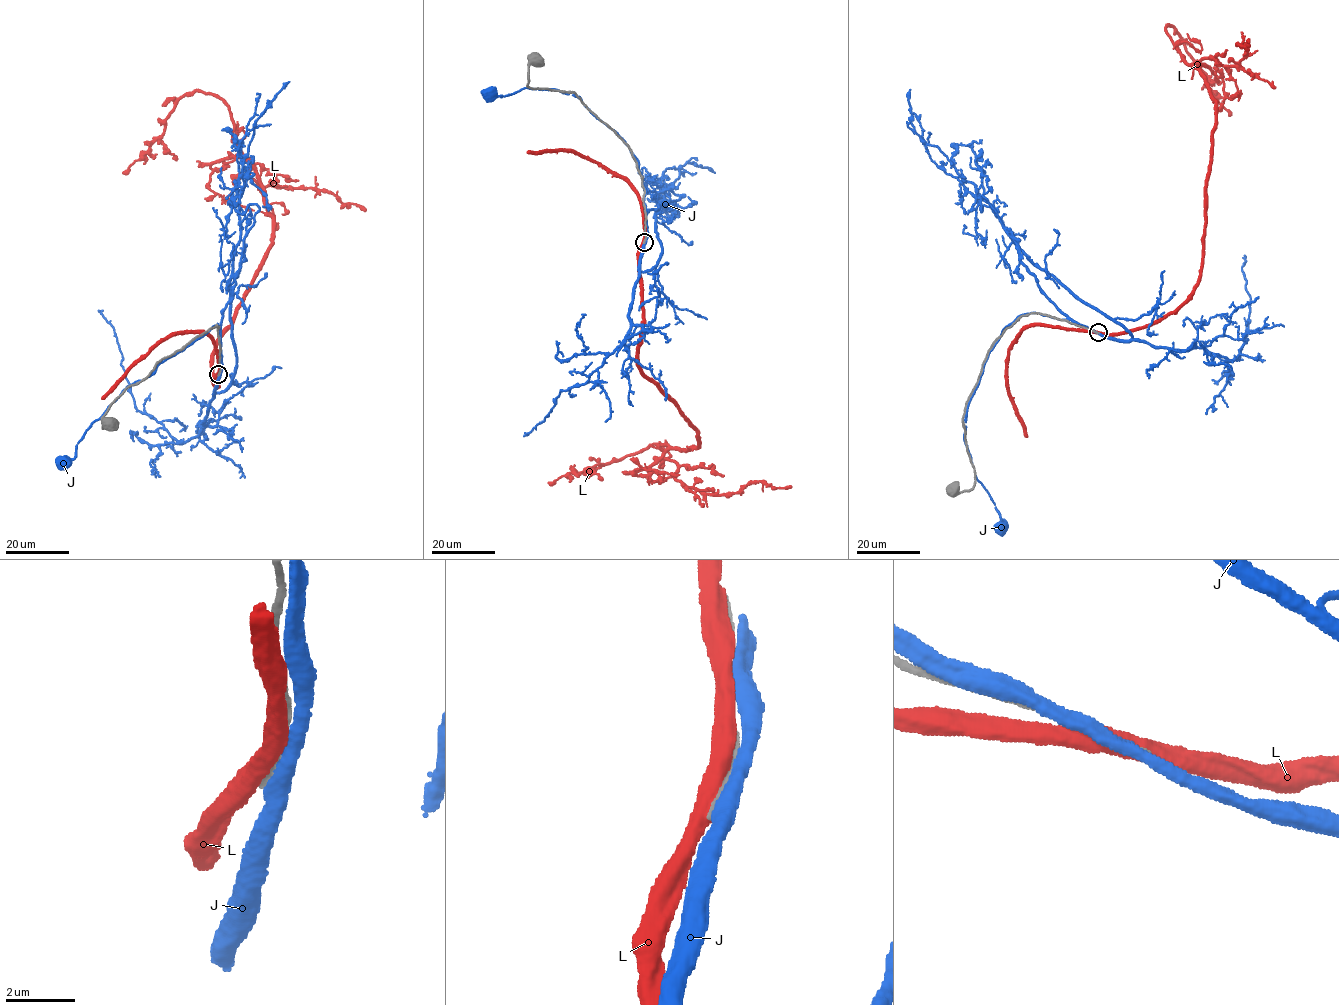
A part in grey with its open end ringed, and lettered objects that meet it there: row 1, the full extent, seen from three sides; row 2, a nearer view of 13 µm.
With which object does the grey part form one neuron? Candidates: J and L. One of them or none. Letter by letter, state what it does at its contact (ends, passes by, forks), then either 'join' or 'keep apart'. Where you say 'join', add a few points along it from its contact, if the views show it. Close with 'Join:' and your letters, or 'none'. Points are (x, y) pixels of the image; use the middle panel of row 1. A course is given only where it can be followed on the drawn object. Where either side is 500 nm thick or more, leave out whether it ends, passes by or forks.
J: it passes by; keep apart
L: keep apart
Join: none

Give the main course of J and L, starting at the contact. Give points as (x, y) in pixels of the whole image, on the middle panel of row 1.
J: (645, 239), (645, 188), (639, 163), (622, 138), (581, 99), (551, 88), (526, 87), (503, 96), (491, 94)
L: (644, 239), (639, 253), (643, 319), (638, 365), (694, 429), (698, 447), (682, 451), (653, 444), (548, 483)

